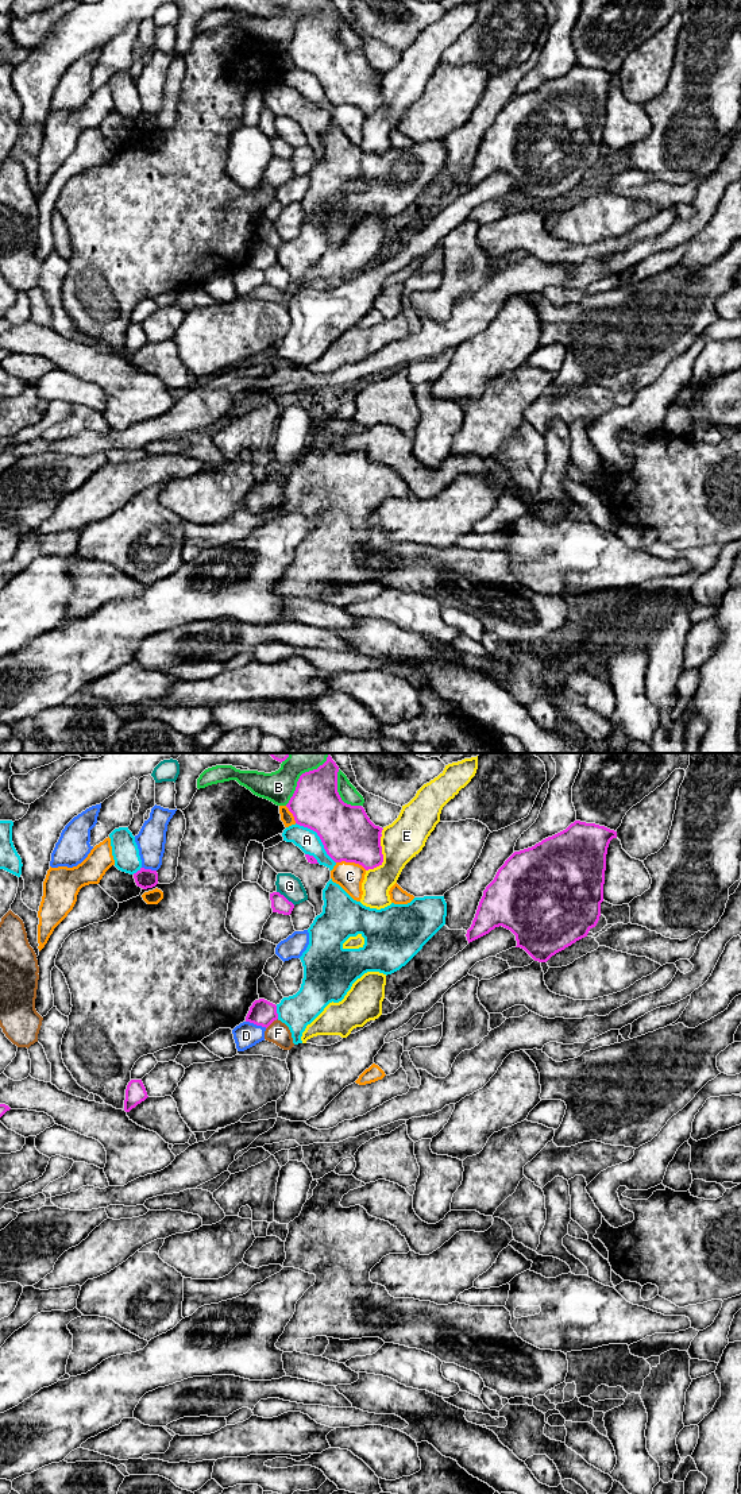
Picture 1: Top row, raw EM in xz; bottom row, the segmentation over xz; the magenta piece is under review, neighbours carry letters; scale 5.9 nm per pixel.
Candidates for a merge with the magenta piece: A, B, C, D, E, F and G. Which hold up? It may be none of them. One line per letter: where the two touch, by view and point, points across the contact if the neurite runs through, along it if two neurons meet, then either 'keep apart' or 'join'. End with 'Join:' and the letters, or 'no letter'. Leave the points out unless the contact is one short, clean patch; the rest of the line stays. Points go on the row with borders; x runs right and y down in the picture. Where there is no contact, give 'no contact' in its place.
A: xz (320, 838) | keep apart
B: xz (301, 775) | keep apart
C: xz (351, 861) | keep apart
D: xz (257, 1025) | keep apart
E: xz (382, 856) | keep apart
F: xz (271, 1022) | keep apart
G: xz (285, 898) | along xz (277, 891), (294, 904) | keep apart
Join: no letter

